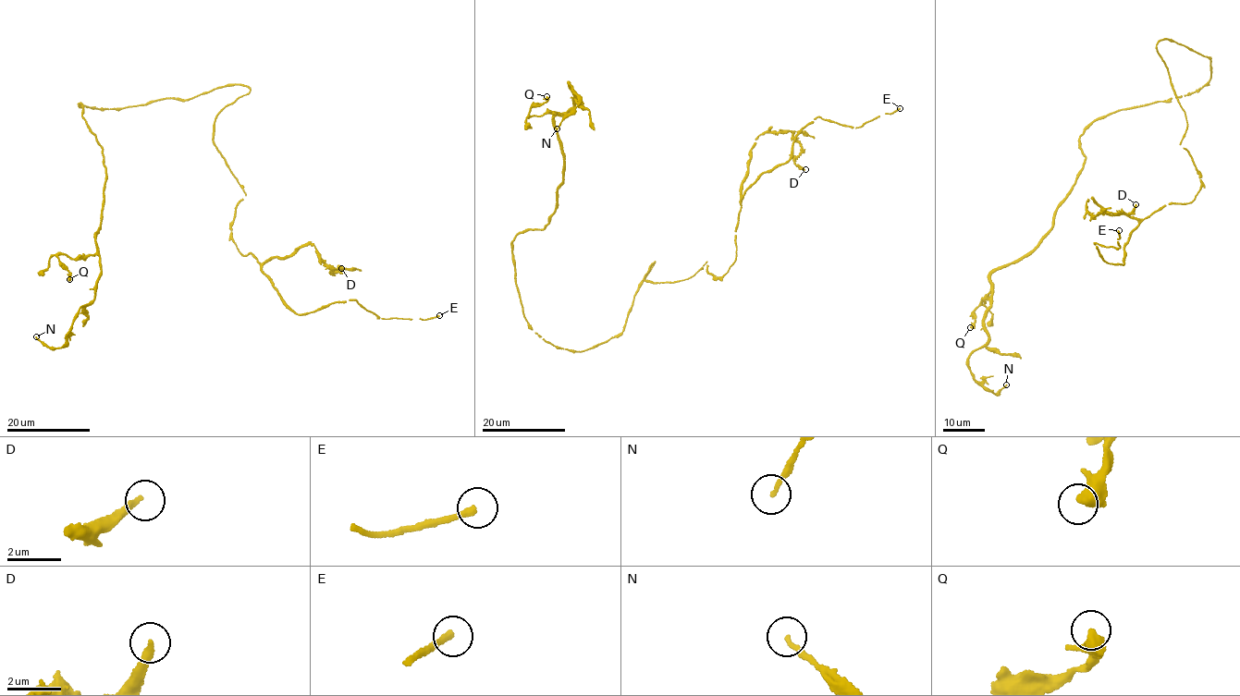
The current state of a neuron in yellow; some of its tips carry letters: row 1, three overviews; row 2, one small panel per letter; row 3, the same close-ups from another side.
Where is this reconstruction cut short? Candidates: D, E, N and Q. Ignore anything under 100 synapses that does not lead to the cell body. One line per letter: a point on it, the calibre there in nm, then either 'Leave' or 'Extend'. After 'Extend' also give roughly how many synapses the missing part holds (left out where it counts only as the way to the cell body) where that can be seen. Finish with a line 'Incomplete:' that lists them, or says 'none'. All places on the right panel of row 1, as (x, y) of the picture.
D: Place: (1135, 204). Thickness 240 nm. Extend. Roughly 200 synapses
E: Place: (1119, 230). Thickness 240 nm. Leave
N: Place: (1006, 384). Thickness 160 nm. Leave
Q: Place: (970, 327). Thickness 400 nm. Leave
Incomplete: D

